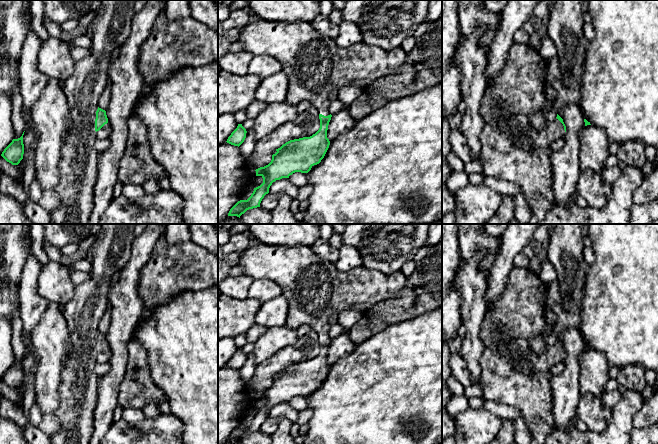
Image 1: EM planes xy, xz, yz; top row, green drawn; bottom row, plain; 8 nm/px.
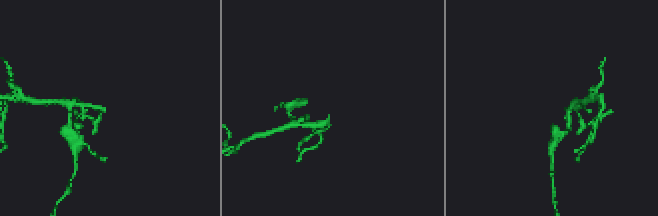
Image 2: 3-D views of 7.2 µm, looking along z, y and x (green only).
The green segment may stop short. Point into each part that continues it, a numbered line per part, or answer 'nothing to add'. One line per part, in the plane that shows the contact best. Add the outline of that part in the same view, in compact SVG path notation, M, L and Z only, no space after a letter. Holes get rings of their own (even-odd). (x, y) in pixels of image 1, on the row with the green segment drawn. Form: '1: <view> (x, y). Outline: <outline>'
1: yz (511, 150). Outline: M514 43L508 51L503 69L495 76L491 87L486 88L480 102L480 115L484 121L481 129L481 153L479 160L483 167L483 174L500 180L512 182L521 187L523 195L532 211L529 224L538 224L555 205L553 189L551 144L563 138L565 134L563 124L556 118L553 122L545 120L542 130L531 127L531 117L538 112L543 114L554 109L545 97L547 75L547 61L529 44Z

